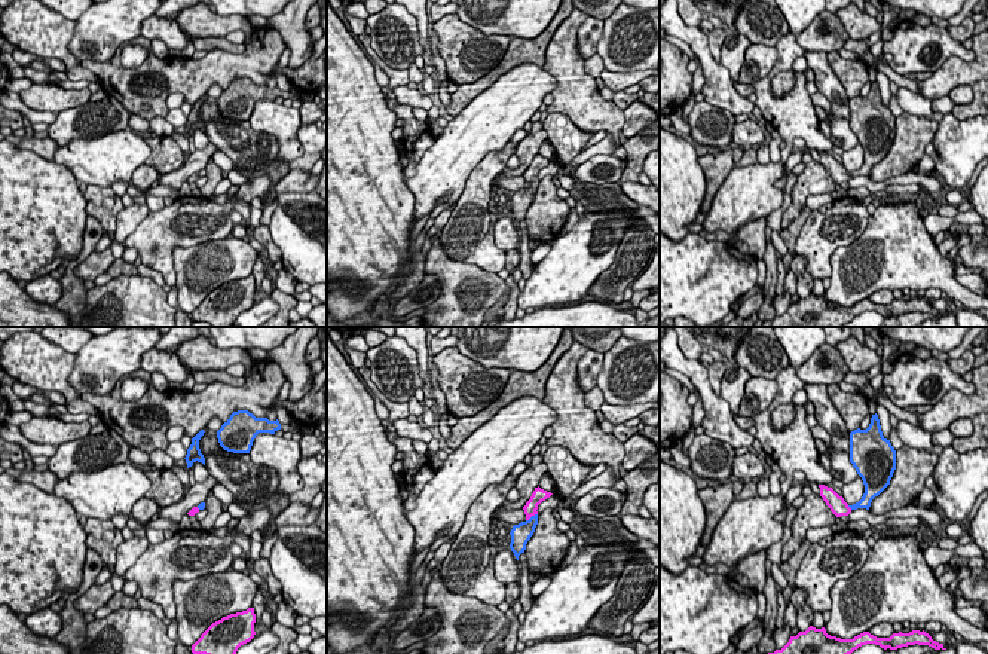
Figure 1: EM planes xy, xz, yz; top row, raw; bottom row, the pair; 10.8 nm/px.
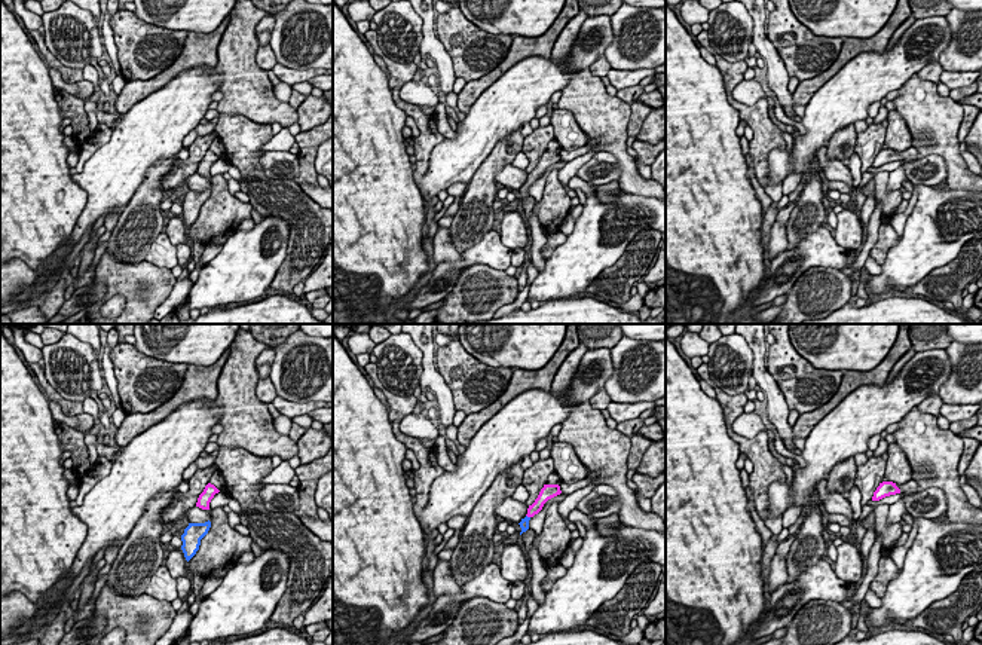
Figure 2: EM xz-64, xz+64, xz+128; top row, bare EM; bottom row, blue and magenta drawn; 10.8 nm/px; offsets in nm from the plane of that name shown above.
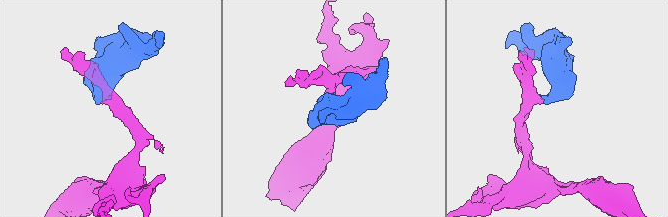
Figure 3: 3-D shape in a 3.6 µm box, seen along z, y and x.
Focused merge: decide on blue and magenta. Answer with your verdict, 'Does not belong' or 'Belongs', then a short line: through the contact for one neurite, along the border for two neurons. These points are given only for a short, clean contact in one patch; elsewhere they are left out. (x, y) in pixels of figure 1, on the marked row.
Belongs. Line: xz (520, 534), (531, 523), (532, 516), (532, 503), (538, 495)

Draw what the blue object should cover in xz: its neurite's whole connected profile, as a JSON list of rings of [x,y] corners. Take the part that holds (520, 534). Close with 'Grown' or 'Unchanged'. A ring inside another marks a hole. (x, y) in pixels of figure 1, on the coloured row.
[[[539,486],[535,488],[530,499],[526,502],[523,507],[526,520],[514,525],[510,535],[511,535],[511,543],[510,548],[514,553],[516,559],[519,560],[519,556],[524,553],[526,544],[530,540],[530,537],[535,532],[535,528],[538,525],[538,505],[550,498],[553,493],[541,489]]]. Grown

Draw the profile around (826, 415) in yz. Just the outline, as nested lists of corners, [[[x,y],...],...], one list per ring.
[[[804,383],[808,401],[814,406],[814,418],[831,436],[831,450],[850,453],[850,433],[842,416],[828,397],[828,386],[823,383]]]

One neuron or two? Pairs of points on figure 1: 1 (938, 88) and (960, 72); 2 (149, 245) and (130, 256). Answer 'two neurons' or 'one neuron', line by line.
1: one neuron
2: two neurons

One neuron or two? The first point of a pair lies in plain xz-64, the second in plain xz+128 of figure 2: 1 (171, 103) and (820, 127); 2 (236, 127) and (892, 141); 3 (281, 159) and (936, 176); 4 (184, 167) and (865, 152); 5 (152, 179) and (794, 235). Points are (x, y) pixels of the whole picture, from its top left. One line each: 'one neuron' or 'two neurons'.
1: one neuron
2: one neuron
3: one neuron
4: one neuron
5: one neuron

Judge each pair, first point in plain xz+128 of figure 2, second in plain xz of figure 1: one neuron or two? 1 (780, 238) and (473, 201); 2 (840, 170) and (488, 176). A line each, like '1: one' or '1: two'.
1: two
2: two

